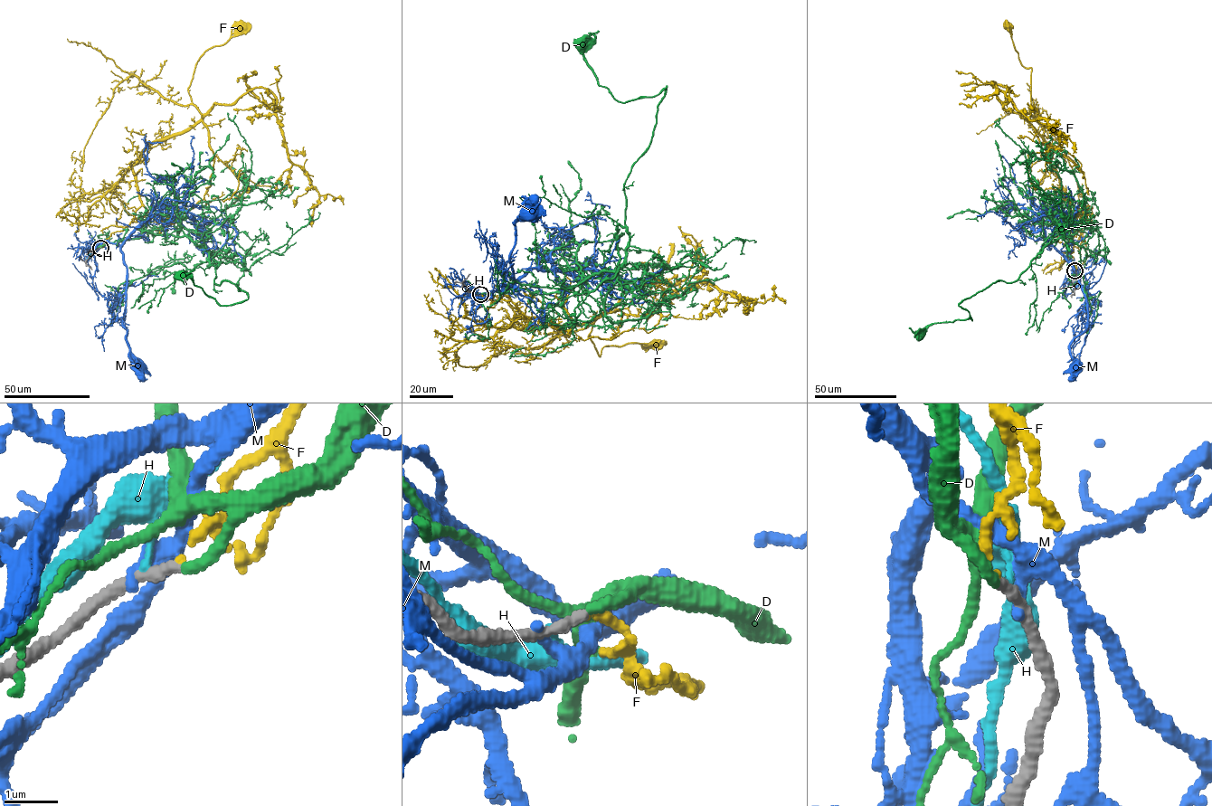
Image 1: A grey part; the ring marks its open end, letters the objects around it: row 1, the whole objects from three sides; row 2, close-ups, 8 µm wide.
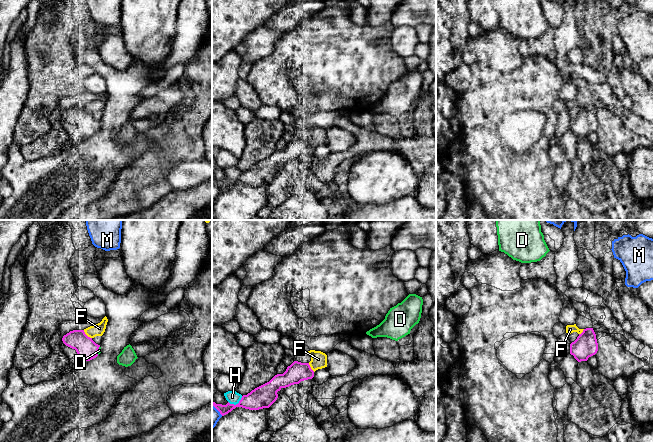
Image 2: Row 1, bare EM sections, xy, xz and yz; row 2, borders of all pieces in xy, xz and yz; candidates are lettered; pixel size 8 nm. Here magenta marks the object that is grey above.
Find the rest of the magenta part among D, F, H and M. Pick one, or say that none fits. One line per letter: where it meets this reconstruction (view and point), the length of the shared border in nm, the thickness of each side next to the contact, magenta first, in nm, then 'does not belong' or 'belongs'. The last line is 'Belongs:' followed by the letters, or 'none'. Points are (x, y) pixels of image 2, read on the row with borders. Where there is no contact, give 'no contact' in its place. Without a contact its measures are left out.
D: meets magenta in xy at (97, 350); contact 70 nm long; 170 nm thick on the magenta side, 30 nm on the other; belongs
F: meets magenta in xy at (86, 335); contact 100 nm long; 170 nm thick on the magenta side, 100 nm on the other; does not belong
H: meets magenta in xz at (236, 404); contact 130 nm long; 180 nm thick on the magenta side, 100 nm on the other; does not belong
M: meets magenta in xz at (215, 407); contact 150 nm long; 90 nm thick on the magenta side, 120 nm on the other; does not belong
Belongs: D

